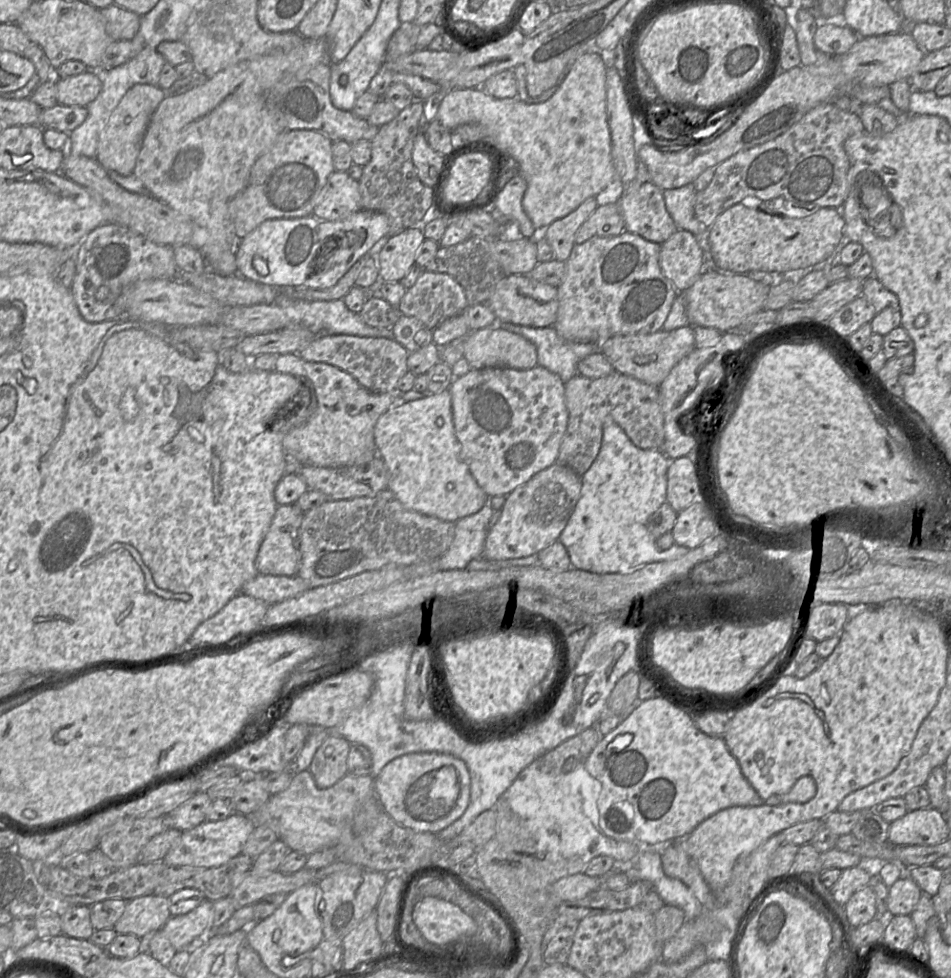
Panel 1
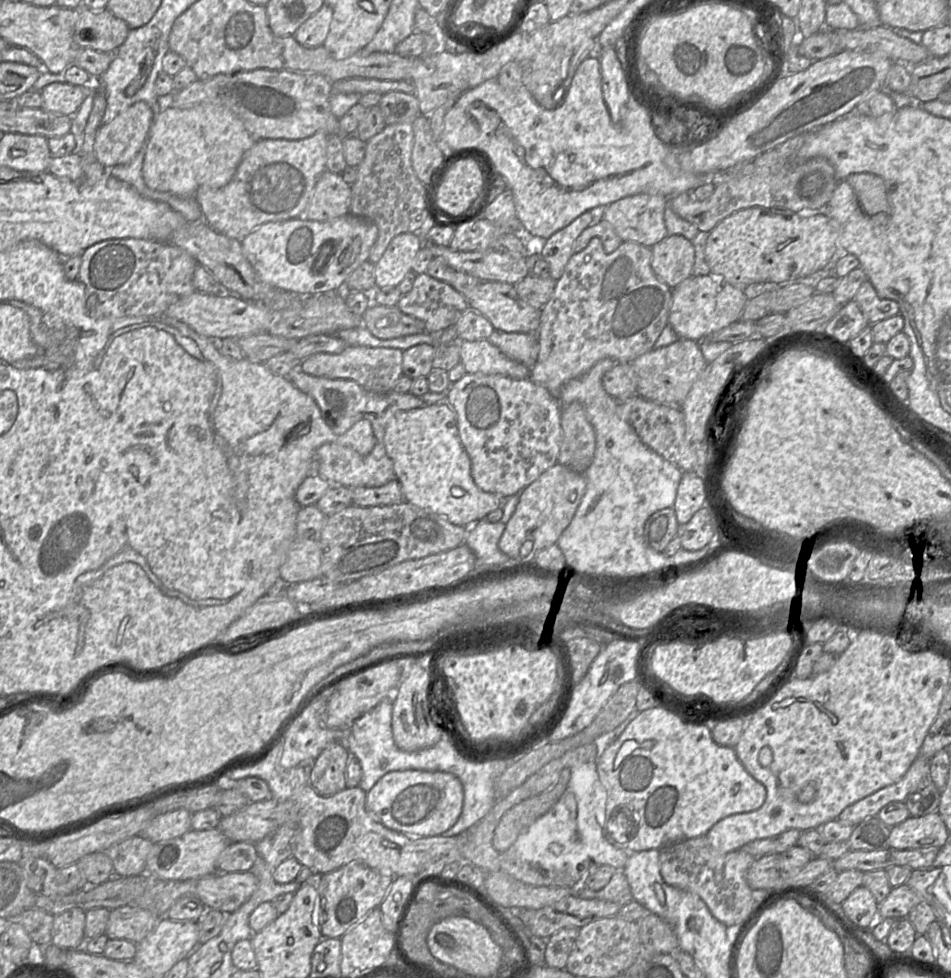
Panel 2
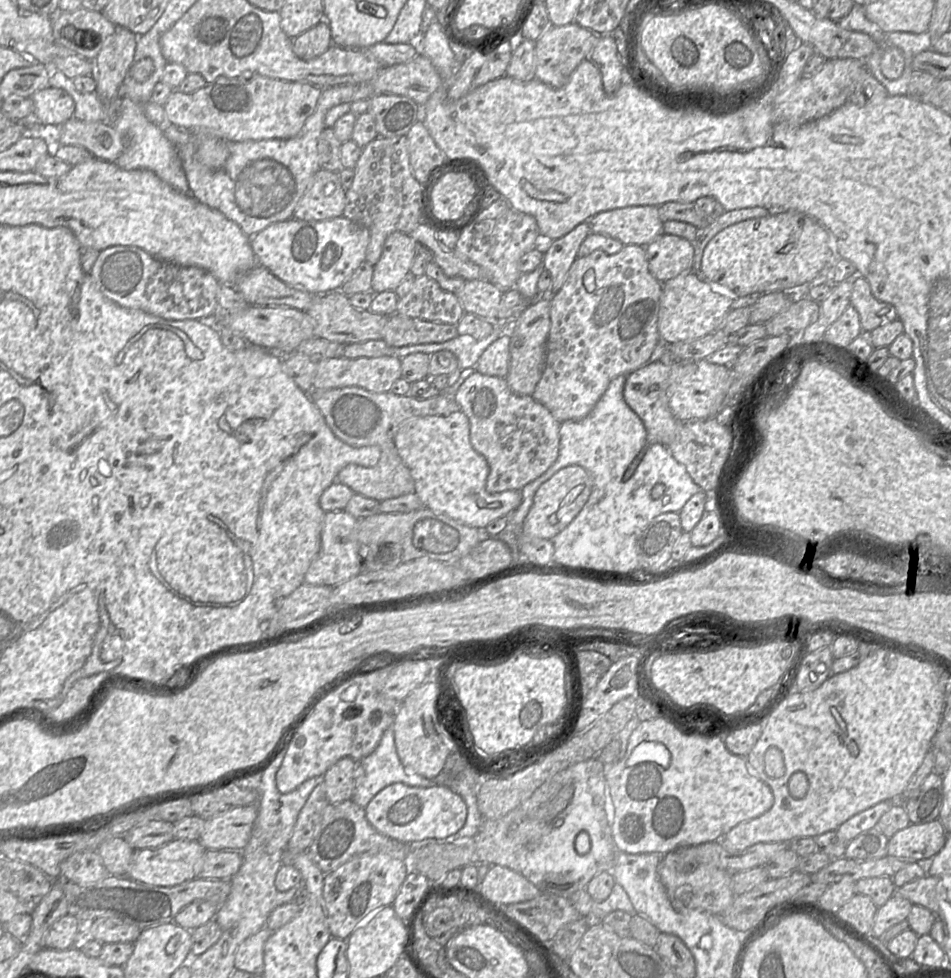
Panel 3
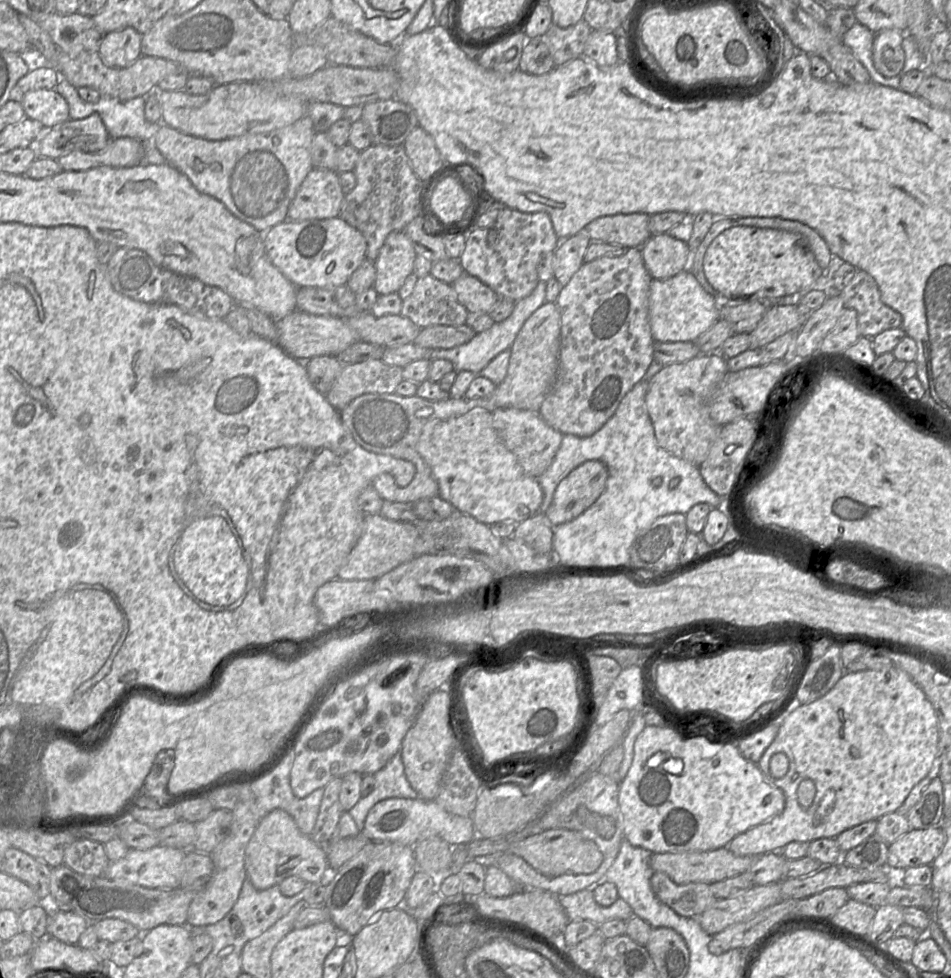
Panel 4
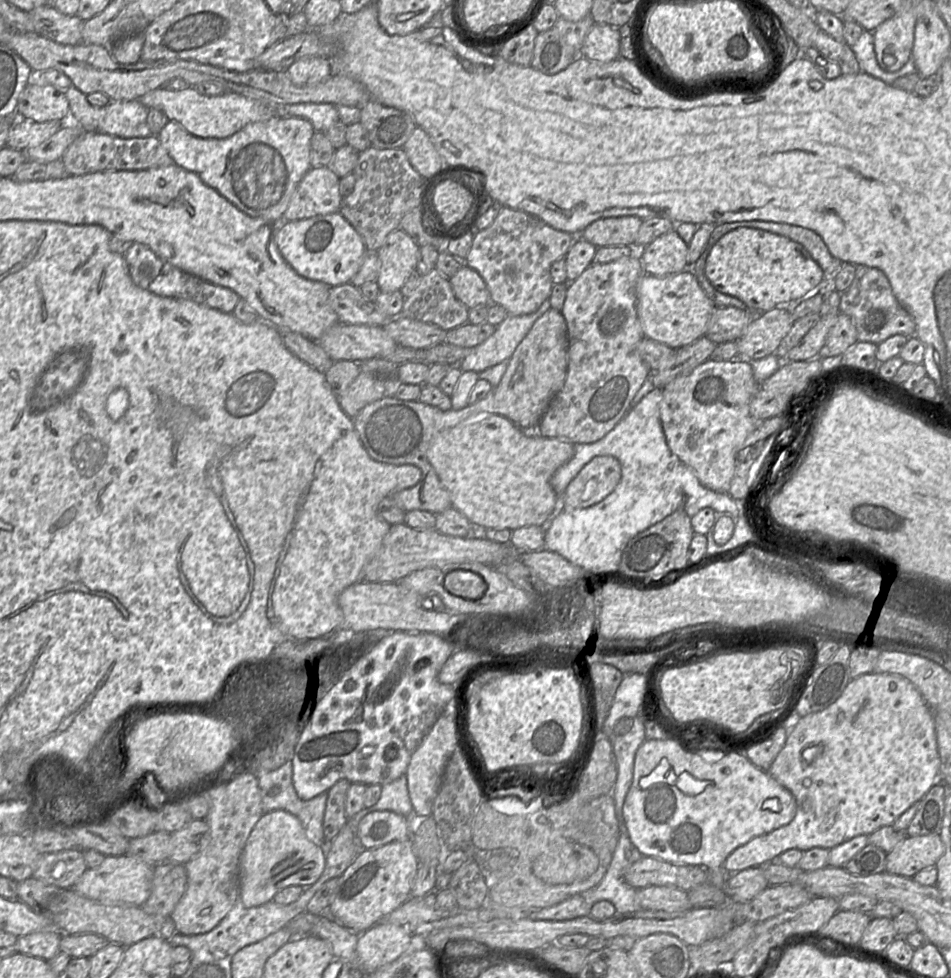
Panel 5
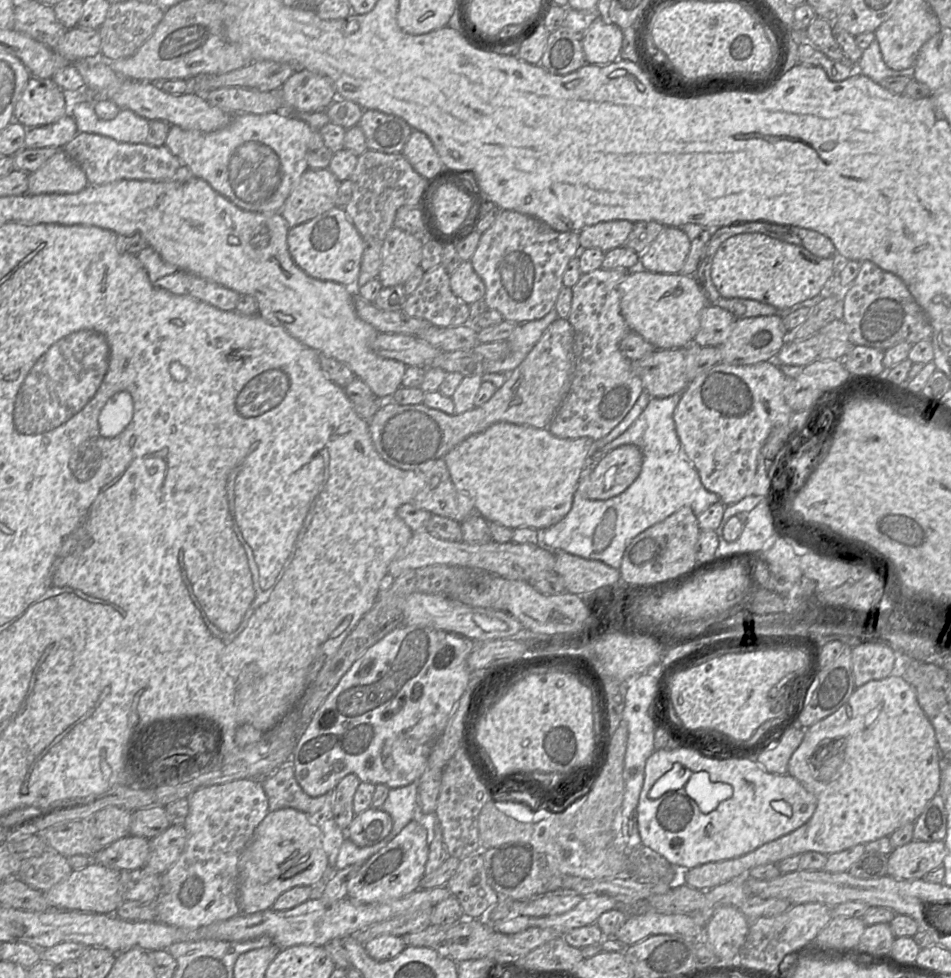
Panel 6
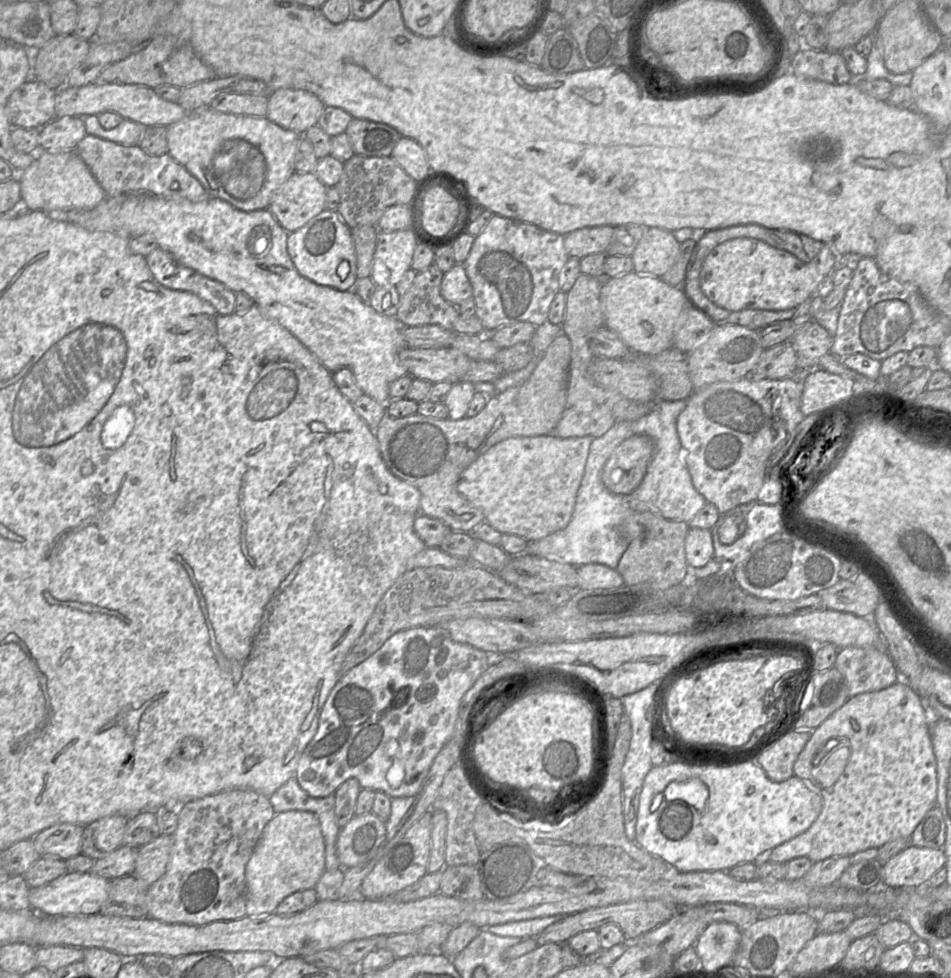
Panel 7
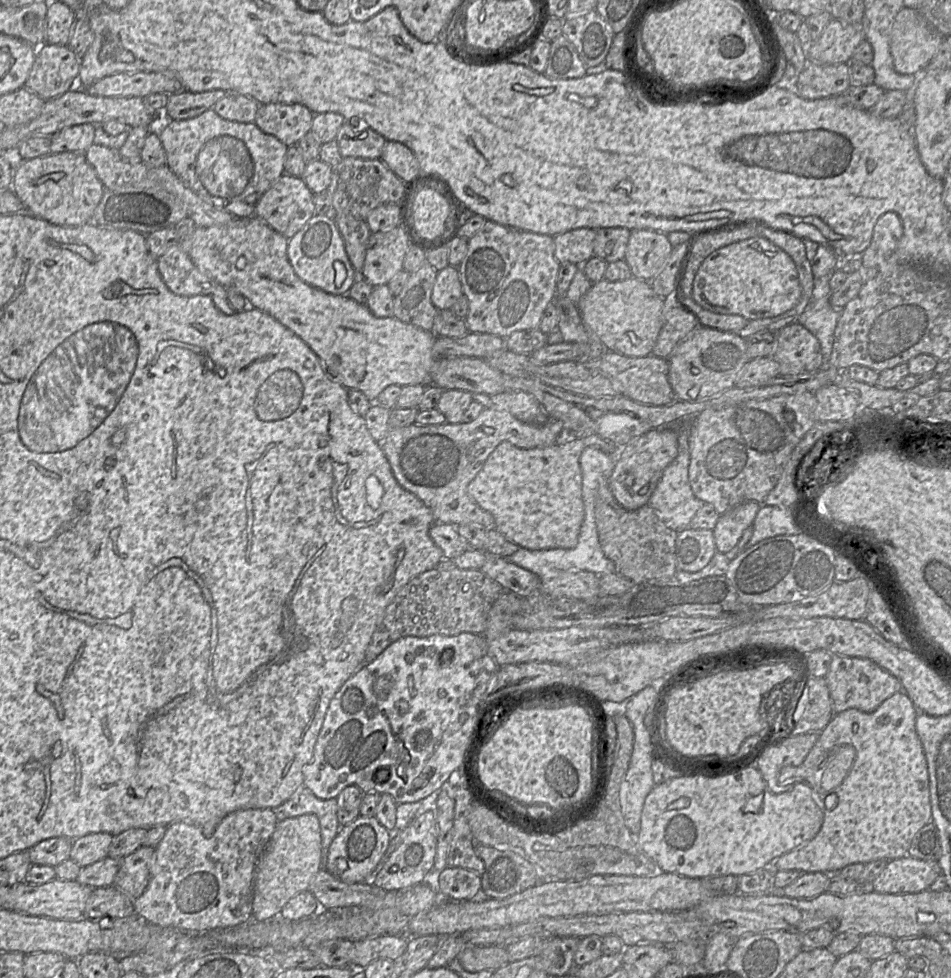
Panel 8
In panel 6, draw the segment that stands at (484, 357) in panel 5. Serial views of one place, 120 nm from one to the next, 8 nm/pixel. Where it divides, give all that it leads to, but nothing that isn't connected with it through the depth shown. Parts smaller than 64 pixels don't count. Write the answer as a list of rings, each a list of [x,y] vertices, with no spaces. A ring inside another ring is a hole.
[[[551,310],[540,319],[517,324],[506,340],[510,349],[508,356],[499,361],[484,361],[484,372],[506,374],[512,372],[537,343],[543,331],[556,318],[558,318],[556,311]]]

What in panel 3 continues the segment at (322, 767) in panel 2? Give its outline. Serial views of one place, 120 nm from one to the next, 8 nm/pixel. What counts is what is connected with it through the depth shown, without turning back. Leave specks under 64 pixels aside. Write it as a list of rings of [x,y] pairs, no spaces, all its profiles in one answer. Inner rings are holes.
[[[343,757],[333,764],[322,776],[329,803],[340,803],[352,798],[355,784],[353,773],[357,765],[351,757]]]

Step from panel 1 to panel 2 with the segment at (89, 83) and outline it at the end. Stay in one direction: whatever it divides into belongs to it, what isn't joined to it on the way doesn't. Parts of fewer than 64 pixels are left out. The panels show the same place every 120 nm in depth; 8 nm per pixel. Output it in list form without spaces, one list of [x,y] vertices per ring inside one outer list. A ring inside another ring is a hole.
[[[95,79],[90,84],[52,82],[41,89],[45,110],[73,117],[89,94],[94,94]]]

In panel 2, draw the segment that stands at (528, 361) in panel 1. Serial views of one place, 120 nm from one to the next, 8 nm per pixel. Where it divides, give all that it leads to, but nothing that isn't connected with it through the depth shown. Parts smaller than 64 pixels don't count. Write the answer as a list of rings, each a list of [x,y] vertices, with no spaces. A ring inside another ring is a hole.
[[[487,339],[479,341],[459,340],[461,363],[469,374],[500,374],[513,379],[529,377],[530,368],[504,355]]]

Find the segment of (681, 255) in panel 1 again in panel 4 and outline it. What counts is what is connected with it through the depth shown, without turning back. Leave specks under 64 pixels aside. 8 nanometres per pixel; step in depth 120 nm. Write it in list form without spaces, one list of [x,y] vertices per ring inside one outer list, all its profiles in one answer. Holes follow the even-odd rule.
[[[668,232],[651,235],[641,246],[644,265],[652,279],[667,279],[689,270],[692,251]]]

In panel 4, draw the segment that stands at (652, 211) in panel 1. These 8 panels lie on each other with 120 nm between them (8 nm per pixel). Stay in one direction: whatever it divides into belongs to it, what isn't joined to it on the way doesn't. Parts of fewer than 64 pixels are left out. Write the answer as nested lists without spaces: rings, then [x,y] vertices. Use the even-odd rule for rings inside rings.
[[[640,212],[602,216],[588,223],[585,232],[592,241],[641,248],[651,236],[650,216]]]

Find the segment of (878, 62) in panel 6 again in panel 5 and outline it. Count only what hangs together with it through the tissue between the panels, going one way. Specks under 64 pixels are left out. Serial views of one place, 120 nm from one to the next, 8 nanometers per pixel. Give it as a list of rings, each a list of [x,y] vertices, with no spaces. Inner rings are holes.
[[[864,30],[851,49],[856,56],[861,72],[880,79],[888,85],[892,85],[899,77],[916,72],[912,56],[906,64],[896,72],[886,72],[881,69],[874,51],[873,32]]]

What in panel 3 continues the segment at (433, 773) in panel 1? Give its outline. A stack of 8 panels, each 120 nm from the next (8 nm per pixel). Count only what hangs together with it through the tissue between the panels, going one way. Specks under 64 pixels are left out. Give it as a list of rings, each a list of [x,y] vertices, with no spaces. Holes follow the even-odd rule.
[[[394,783],[379,791],[365,808],[368,822],[380,833],[404,843],[444,839],[465,824],[467,806],[463,798],[445,785],[412,787]]]

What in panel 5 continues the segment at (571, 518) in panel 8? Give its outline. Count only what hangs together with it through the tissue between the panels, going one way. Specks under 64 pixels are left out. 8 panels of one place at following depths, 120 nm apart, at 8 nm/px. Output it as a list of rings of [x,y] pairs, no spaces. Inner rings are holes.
[[[492,414],[481,420],[463,423],[440,431],[427,451],[440,482],[449,492],[452,506],[461,512],[478,530],[510,529],[529,525],[546,527],[559,509],[551,477],[574,453],[573,443],[541,436],[537,431],[526,432],[504,416]]]

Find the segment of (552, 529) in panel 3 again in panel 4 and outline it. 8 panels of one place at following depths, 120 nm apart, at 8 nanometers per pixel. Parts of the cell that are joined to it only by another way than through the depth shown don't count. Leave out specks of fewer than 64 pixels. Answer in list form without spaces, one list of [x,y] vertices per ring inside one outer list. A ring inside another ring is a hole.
[[[600,461],[580,464],[558,483],[543,515],[553,527],[575,519],[602,494],[607,477],[607,468]]]

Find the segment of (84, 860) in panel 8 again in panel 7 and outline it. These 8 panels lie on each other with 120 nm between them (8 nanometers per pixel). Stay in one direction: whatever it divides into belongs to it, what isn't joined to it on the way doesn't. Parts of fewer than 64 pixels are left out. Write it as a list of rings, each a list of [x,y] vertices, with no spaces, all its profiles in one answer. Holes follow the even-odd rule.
[[[114,814],[84,826],[81,853],[98,860],[122,845],[129,817]]]

